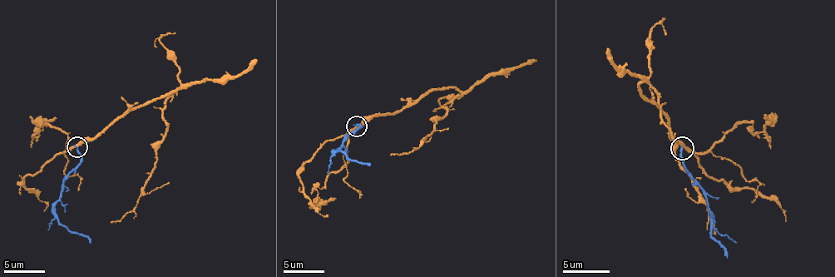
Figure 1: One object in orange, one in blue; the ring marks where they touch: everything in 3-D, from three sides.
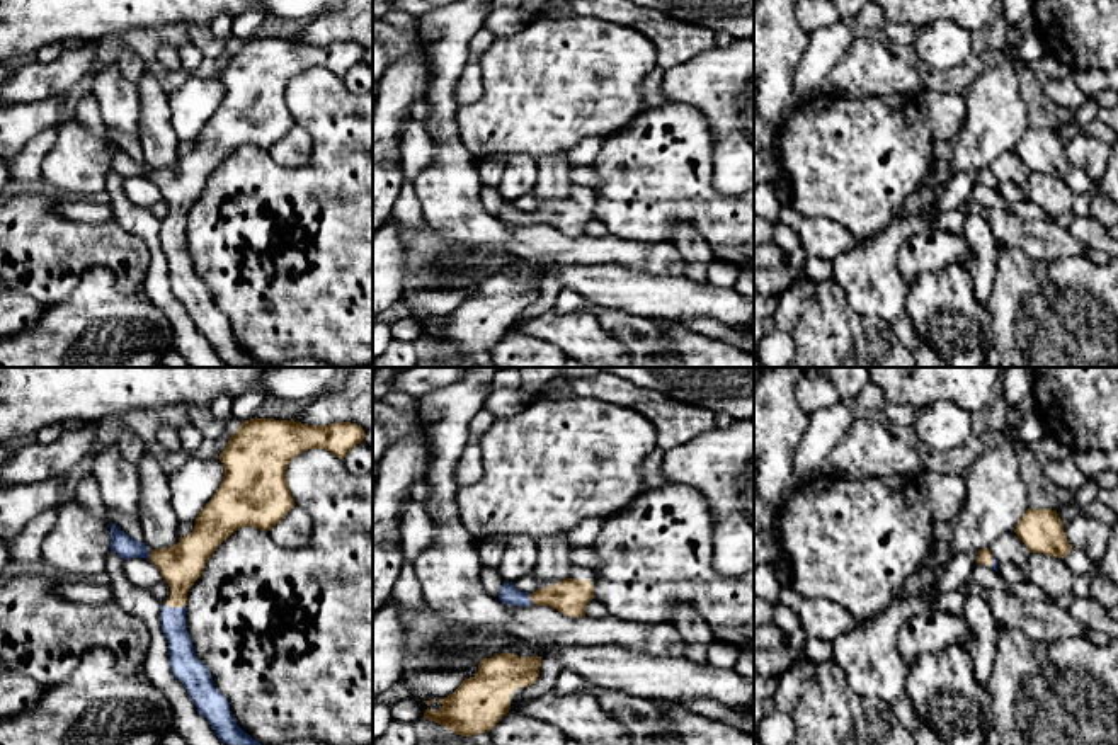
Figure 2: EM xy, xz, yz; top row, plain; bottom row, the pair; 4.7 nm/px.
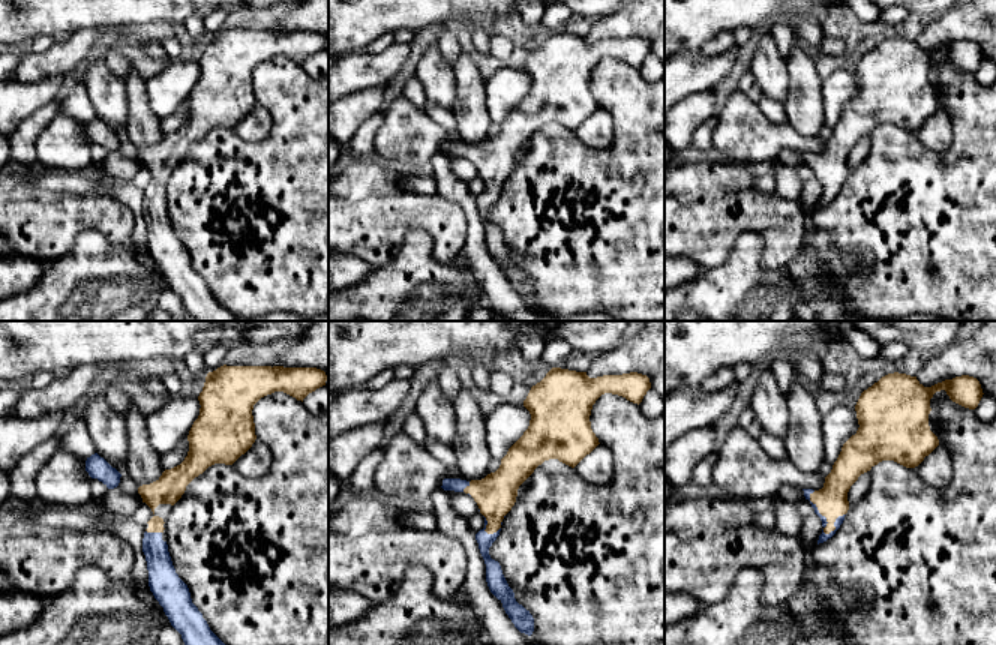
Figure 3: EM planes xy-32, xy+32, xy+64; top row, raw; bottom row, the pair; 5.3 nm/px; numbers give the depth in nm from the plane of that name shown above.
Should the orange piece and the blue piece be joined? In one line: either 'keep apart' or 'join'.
join

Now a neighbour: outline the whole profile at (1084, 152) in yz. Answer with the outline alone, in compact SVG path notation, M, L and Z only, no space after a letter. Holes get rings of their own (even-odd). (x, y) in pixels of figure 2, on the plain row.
M1079 131L1064 143L1064 151L1072 167L1084 170L1098 184L1108 168L1111 145Z

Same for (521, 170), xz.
M509 155L499 192L504 201L517 201L534 189L538 180L538 160L524 155Z

